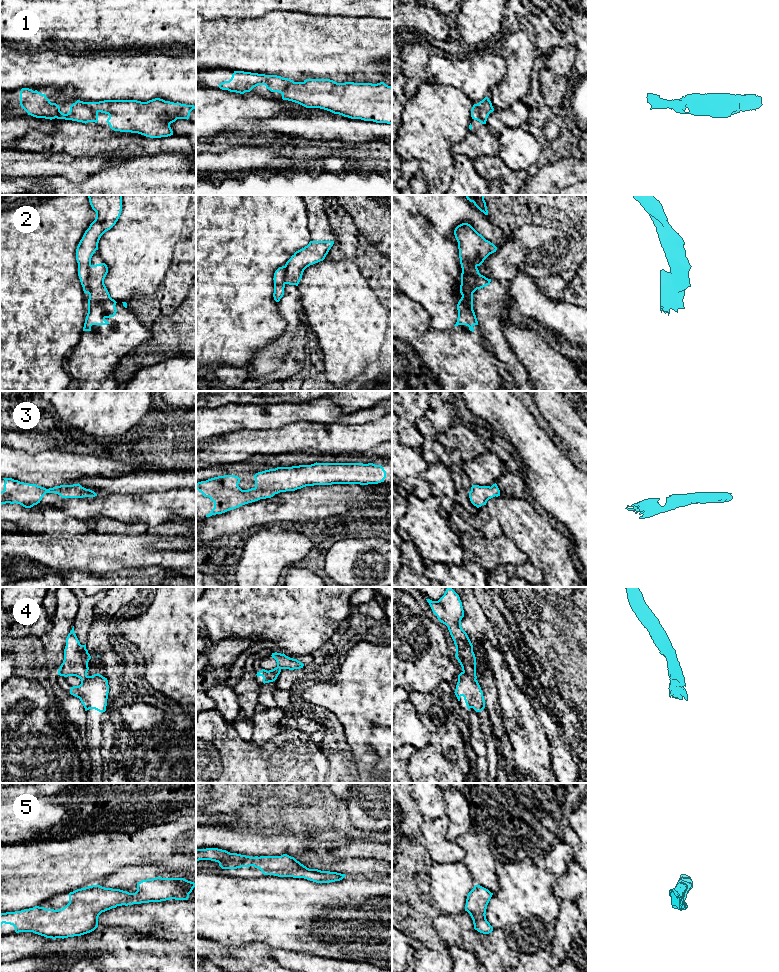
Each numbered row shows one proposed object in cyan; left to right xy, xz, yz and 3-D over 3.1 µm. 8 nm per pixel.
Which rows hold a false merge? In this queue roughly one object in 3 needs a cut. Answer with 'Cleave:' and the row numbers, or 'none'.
Cleave: 2

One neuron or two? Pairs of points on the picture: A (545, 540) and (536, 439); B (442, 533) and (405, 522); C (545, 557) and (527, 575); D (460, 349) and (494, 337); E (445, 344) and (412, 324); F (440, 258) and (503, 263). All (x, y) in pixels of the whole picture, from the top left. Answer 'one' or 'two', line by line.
A: two
B: one
C: two
D: two
E: one
F: two

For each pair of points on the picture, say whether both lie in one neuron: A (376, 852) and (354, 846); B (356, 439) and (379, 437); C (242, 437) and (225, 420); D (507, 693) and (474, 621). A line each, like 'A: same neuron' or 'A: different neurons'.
A: same neuron
B: same neuron
C: different neurons
D: different neurons

